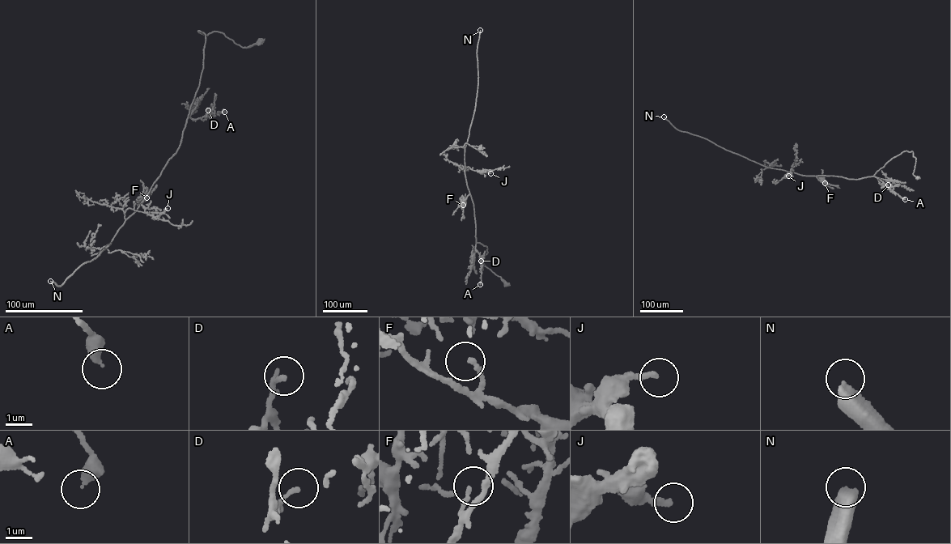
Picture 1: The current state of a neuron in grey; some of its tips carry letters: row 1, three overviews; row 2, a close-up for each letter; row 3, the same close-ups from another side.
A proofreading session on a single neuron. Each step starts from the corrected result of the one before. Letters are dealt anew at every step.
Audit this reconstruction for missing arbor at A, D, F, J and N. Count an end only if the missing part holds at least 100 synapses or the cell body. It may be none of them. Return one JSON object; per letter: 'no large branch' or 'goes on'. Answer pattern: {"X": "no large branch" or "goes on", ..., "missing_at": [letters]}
{"A": "no large branch", "D": "no large branch", "F": "no large branch", "J": "no large branch", "N": "goes on", "missing_at": ["N"]}

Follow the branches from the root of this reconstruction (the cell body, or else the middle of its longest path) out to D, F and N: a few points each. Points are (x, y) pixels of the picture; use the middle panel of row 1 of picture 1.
D: (507, 284), (480, 261), (488, 252), (487, 248), (477, 243), (475, 248), (481, 261)
F: (507, 284), (480, 261), (488, 252), (487, 248), (476, 242), (474, 209), (470, 194), (463, 205)
N: (507, 284), (480, 261), (487, 248), (476, 242), (473, 205), (464, 172), (464, 146), (478, 83), (480, 30)

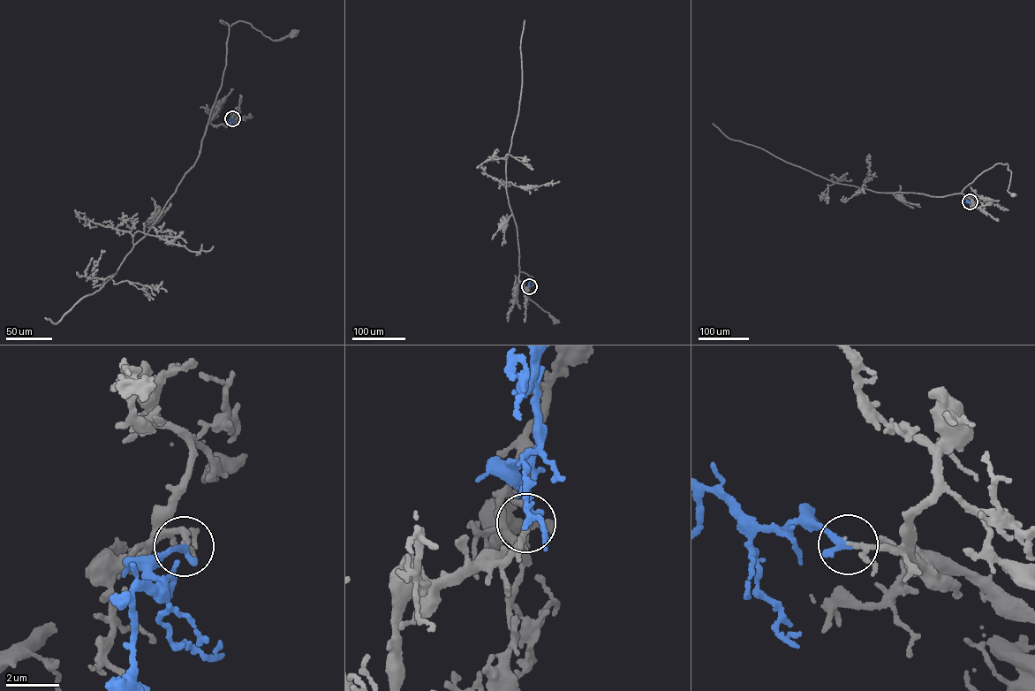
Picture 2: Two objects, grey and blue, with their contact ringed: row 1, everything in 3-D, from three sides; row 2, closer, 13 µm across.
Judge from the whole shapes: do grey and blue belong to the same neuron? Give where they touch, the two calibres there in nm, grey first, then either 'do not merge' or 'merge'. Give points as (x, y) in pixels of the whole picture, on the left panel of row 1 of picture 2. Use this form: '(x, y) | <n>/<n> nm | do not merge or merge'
(232, 118) | 130/300 nm | merge

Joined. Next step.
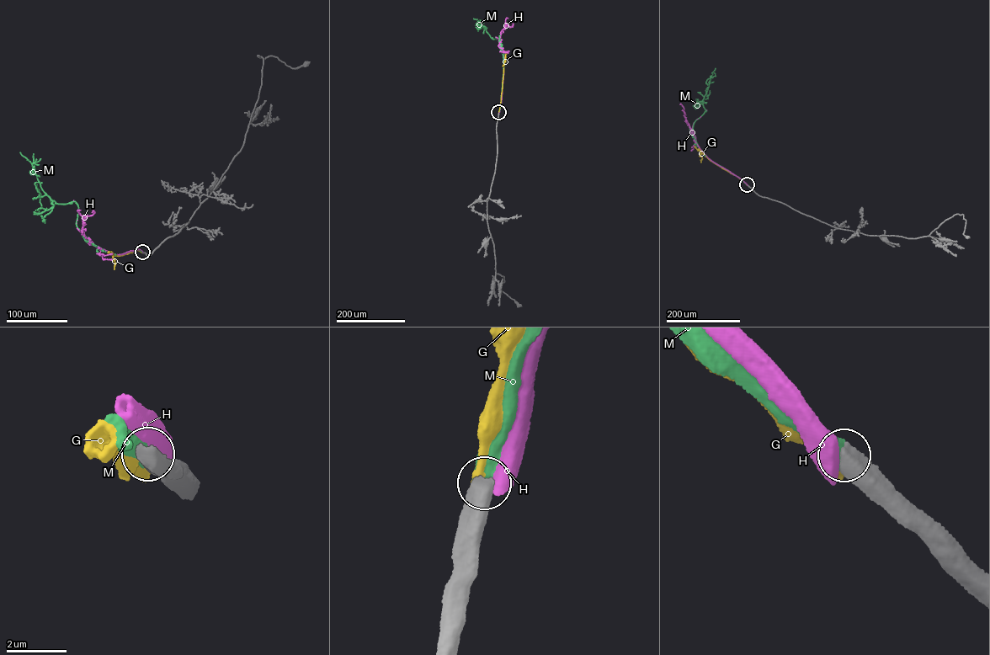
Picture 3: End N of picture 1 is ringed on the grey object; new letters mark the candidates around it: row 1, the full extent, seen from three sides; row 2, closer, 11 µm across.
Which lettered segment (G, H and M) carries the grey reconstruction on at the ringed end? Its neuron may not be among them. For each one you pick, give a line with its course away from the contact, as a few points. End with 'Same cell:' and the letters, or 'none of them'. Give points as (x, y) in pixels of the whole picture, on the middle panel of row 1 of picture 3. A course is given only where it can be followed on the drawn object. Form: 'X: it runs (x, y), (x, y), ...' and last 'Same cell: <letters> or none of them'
M: it runs (498, 112), (503, 72), (501, 45), (497, 39), (492, 39), (481, 27), (481, 21)
Same cell: M

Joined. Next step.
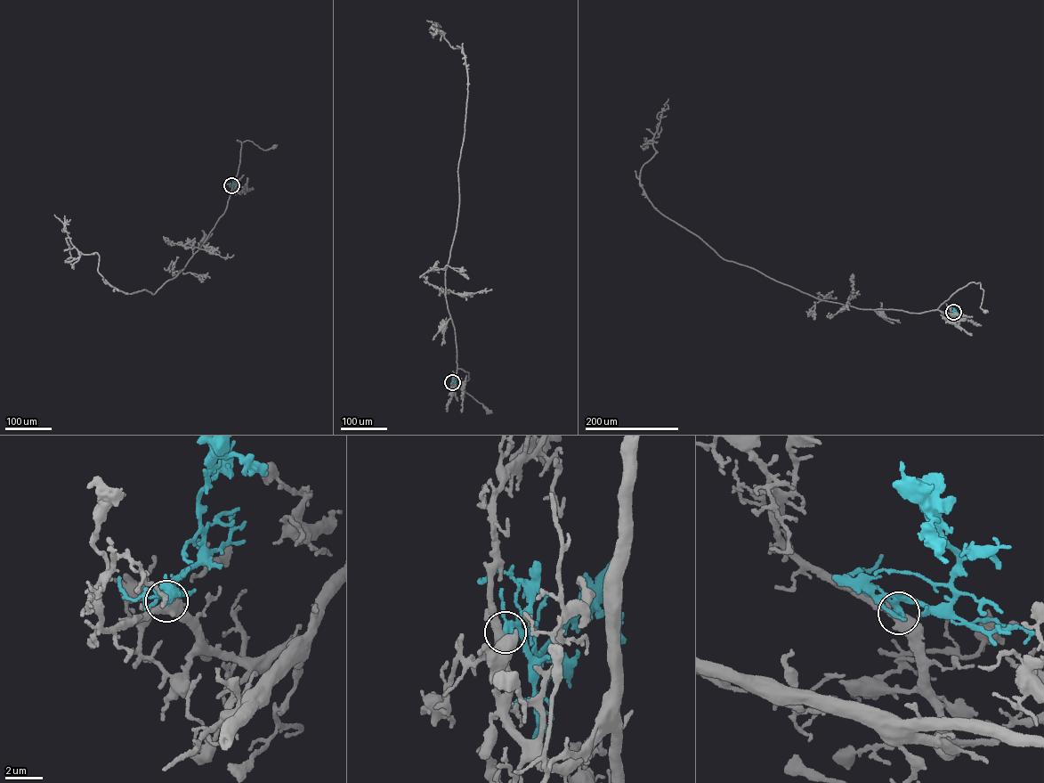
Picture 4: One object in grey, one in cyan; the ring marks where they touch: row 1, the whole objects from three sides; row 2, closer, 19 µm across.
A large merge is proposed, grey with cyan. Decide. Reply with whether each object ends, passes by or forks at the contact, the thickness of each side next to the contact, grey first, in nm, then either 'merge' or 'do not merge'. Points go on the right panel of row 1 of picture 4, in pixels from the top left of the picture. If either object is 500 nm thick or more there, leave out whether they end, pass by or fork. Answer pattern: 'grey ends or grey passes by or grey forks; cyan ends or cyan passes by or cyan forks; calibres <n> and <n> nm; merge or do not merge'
grey passes by; cyan passes by; calibres 480 and 280 nm; merge

